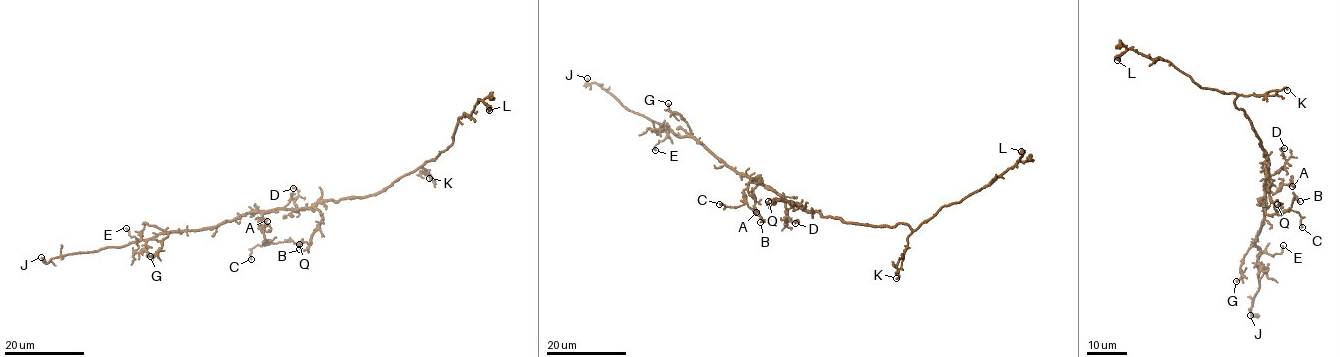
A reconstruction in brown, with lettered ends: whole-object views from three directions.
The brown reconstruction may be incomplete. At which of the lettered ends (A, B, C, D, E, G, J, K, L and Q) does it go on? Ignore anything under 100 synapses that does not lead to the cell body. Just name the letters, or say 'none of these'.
J

